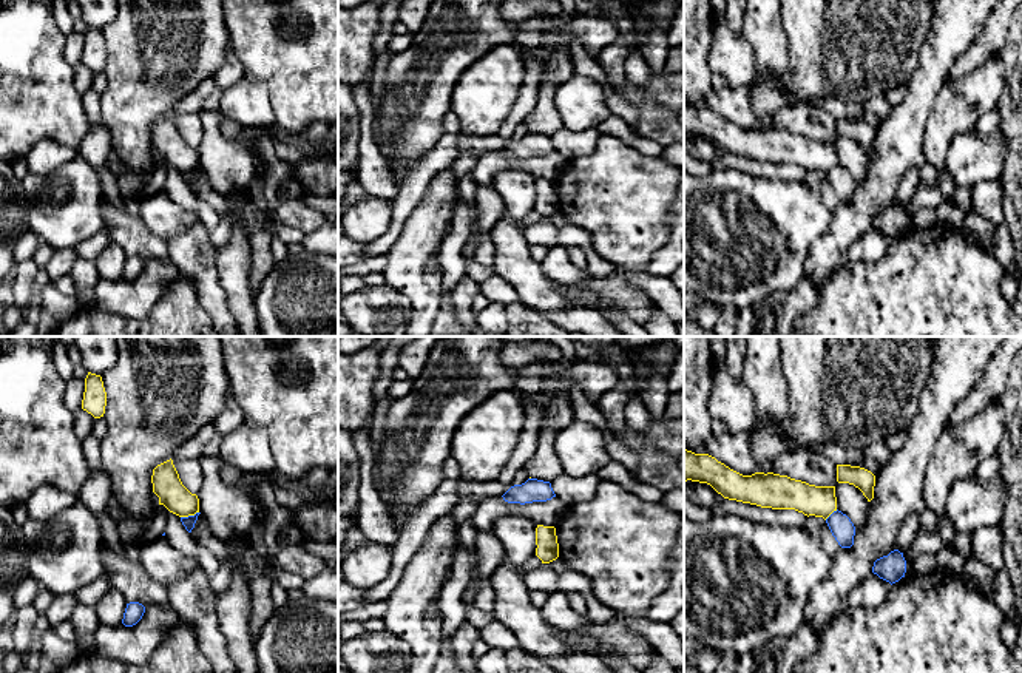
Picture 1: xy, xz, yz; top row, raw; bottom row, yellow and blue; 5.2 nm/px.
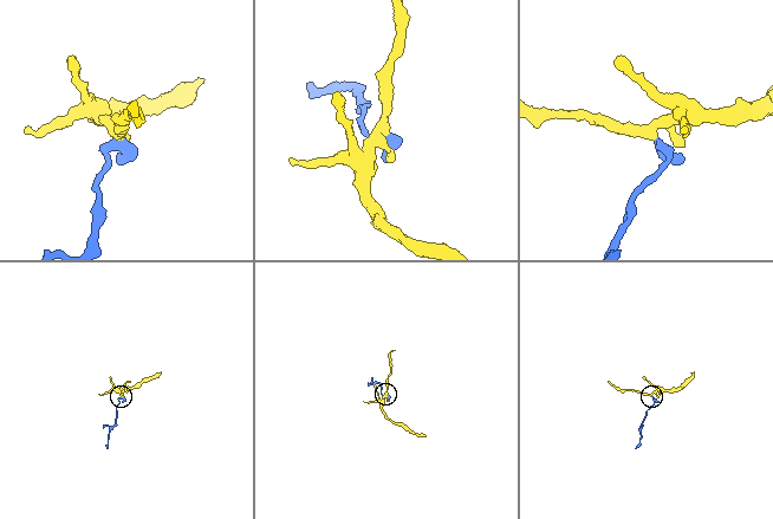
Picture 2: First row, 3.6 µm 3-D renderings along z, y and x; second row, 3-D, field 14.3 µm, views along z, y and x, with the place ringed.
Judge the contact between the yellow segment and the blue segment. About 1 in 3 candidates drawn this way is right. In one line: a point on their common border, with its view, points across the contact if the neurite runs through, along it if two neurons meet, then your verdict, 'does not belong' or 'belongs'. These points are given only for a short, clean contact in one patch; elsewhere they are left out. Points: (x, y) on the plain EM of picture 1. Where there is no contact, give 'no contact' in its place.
meets yellow in xy at (189, 169); border along xy (198, 165), (181, 172); does not belong

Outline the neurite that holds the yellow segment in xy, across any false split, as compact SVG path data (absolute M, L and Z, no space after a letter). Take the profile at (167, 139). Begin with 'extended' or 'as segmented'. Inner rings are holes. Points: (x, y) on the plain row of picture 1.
as segmented; M167 114L153 123L153 147L159 151L170 167L179 171L188 171L199 167L199 153L191 148L181 136L173 114Z

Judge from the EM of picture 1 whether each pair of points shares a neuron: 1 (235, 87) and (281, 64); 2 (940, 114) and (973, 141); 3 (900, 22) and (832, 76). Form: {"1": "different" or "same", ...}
{"1": "different", "2": "different", "3": "same"}

